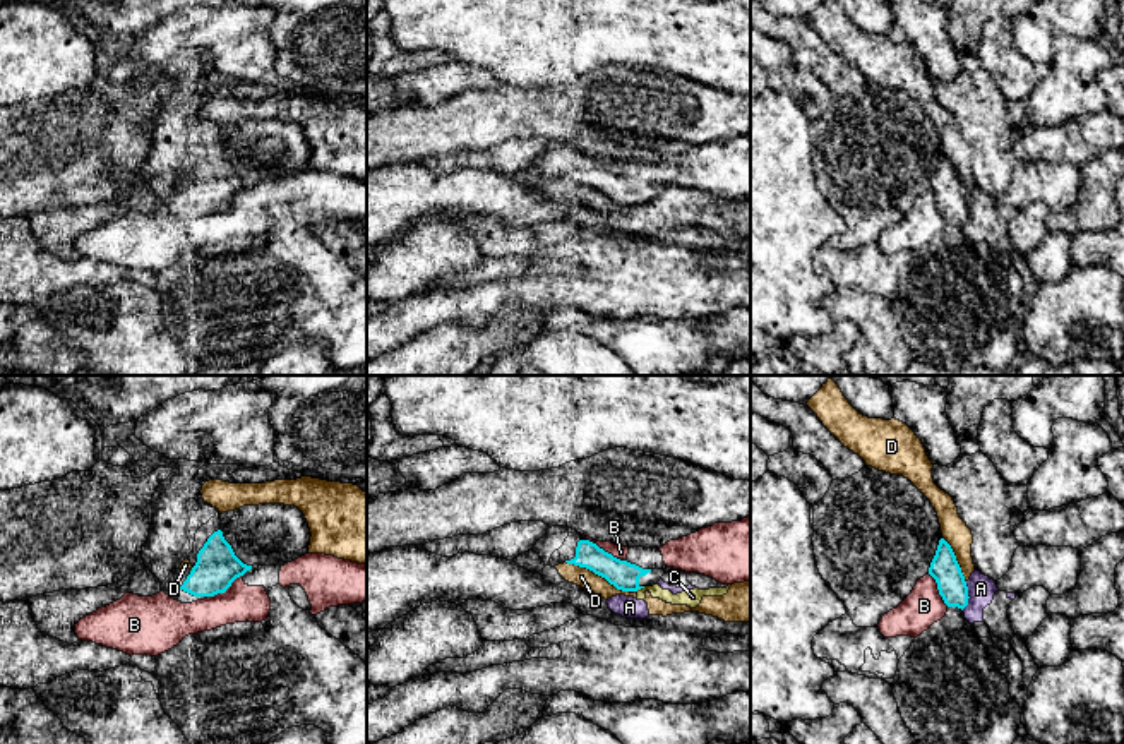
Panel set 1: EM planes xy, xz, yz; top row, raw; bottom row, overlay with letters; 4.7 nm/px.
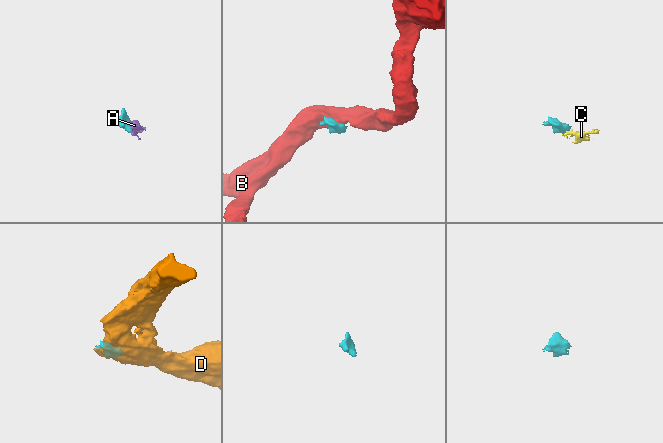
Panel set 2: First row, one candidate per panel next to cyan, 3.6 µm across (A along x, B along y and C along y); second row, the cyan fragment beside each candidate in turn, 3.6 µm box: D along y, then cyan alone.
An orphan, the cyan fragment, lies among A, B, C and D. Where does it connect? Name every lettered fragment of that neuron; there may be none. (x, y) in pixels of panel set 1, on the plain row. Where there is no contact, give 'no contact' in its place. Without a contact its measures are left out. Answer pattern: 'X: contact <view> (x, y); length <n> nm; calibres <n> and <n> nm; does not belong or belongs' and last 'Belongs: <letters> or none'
A: contact yz (967, 211); length 140 nm; calibres 140 and 130 nm; does not belong
B: contact xz (607, 168); length 220 nm; calibres 140 and 70 nm; does not belong
C: contact xz (639, 204); length 50 nm; calibres 140 and 80 nm; does not belong
D: contact xz (598, 191); length 340 nm; calibres 140 and 90 nm; does not belong
Belongs: none

